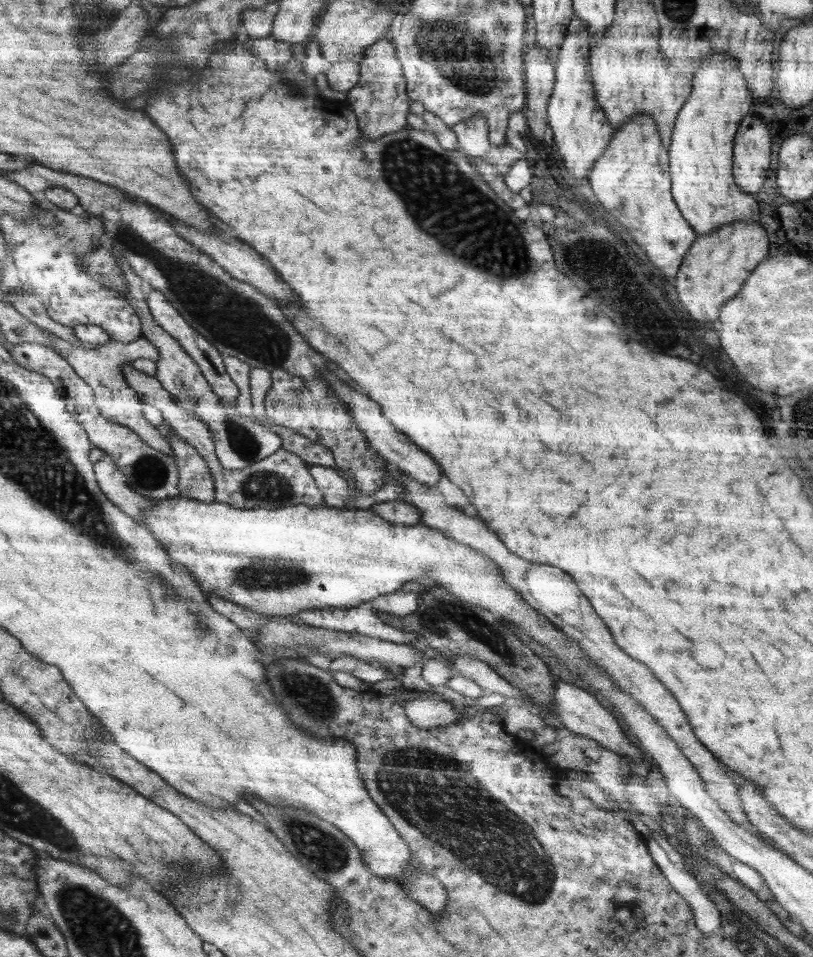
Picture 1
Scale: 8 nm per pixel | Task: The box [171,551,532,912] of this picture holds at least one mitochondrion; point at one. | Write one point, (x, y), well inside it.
(442, 615)

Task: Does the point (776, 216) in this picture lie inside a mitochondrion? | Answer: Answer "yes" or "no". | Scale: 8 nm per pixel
no

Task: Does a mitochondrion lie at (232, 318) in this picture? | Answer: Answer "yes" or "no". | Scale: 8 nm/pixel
yes

